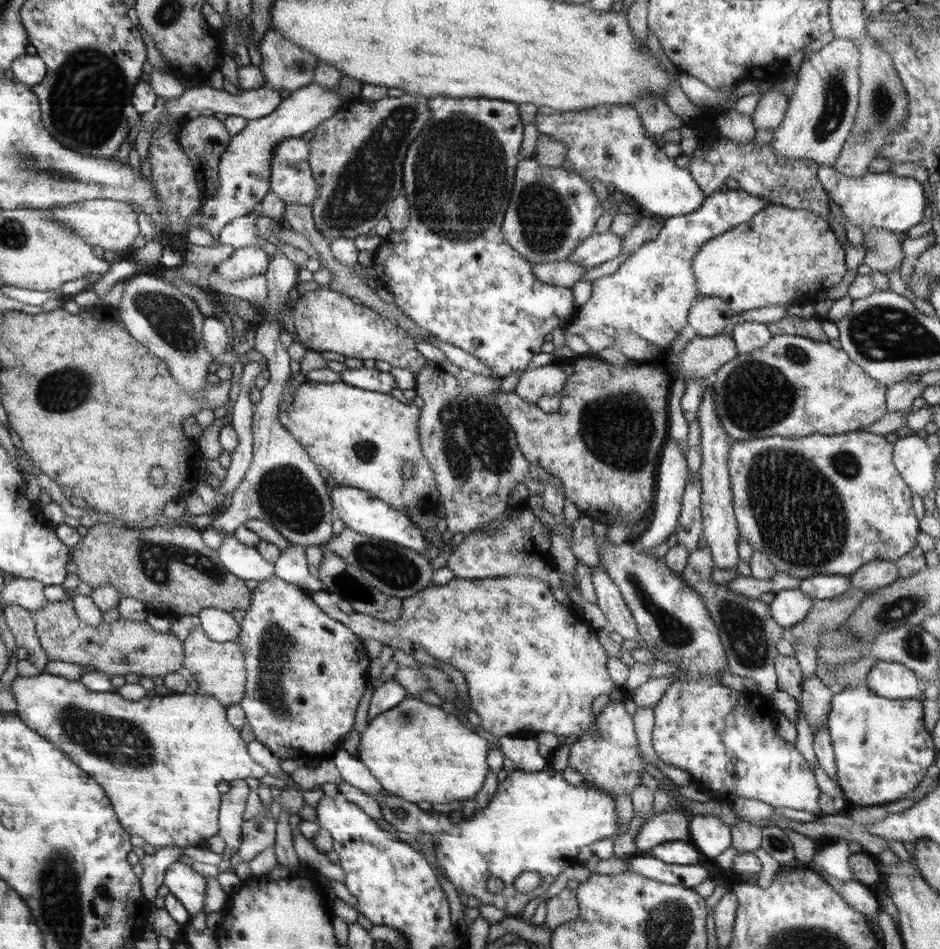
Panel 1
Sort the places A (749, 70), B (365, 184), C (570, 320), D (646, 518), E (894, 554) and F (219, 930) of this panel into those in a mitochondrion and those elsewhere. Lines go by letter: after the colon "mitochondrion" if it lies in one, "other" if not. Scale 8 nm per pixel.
A: other
B: mitochondrion
C: other
D: other
E: other
F: other

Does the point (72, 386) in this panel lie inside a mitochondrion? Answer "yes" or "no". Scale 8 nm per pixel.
yes

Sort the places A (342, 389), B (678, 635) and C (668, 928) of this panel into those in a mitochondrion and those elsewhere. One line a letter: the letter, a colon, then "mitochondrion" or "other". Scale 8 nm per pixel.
A: other
B: mitochondrion
C: mitochondrion

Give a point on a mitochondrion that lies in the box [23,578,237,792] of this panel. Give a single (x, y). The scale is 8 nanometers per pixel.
(122, 743)

